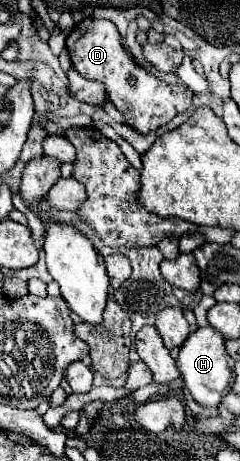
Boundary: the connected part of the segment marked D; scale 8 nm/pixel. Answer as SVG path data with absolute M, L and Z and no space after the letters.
M86 18L80 22L66 38L66 50L80 76L102 82L106 86L108 100L122 112L126 124L140 134L158 130L176 114L182 114L192 106L194 92L186 85L166 84L132 62L132 58L122 50L120 34L110 20Z

